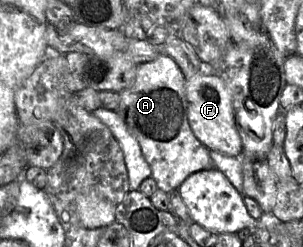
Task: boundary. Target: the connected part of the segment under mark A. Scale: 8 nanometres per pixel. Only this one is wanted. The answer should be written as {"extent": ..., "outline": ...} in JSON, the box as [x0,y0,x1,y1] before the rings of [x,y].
{"extent":[116,53,215,193],"outline":[[[161,53],[152,61],[140,63],[132,85],[118,92],[116,112],[139,143],[158,189],[166,193],[177,190],[192,173],[215,168],[210,150],[195,137],[189,125],[185,82],[174,59]]]}

